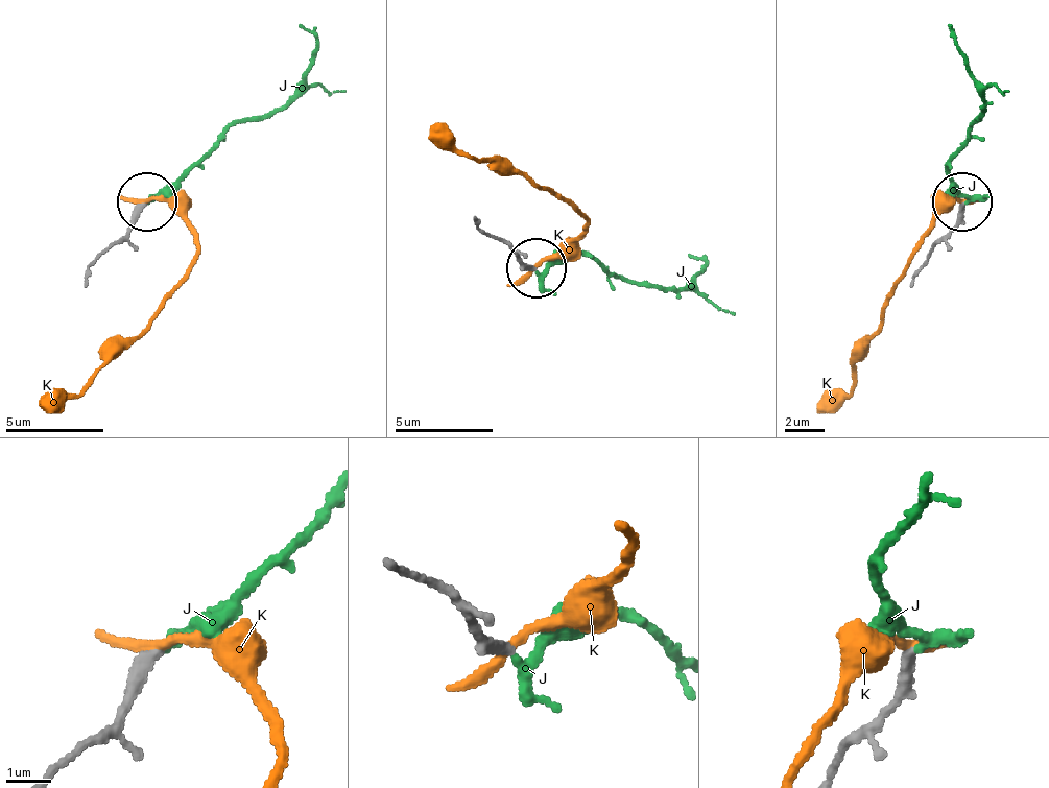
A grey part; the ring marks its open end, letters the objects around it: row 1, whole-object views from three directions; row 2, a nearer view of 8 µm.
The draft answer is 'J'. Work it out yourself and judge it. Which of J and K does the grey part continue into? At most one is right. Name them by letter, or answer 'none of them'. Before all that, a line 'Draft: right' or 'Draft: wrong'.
Draft: right
J

